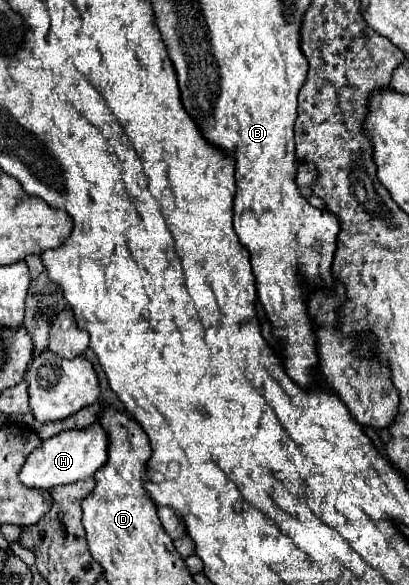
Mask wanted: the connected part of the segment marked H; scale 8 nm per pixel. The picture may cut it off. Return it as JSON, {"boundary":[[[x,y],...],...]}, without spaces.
{"boundary":[[[94,423],[86,429],[68,429],[46,439],[40,447],[36,447],[28,455],[18,477],[26,487],[52,489],[56,485],[68,485],[92,477],[96,469],[100,469],[106,463],[106,457],[108,457],[108,435],[98,423]]]}

